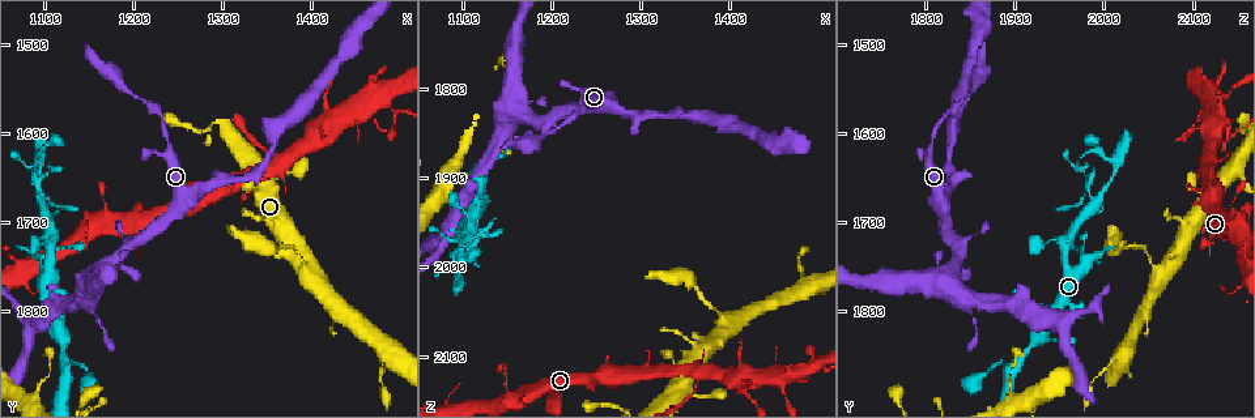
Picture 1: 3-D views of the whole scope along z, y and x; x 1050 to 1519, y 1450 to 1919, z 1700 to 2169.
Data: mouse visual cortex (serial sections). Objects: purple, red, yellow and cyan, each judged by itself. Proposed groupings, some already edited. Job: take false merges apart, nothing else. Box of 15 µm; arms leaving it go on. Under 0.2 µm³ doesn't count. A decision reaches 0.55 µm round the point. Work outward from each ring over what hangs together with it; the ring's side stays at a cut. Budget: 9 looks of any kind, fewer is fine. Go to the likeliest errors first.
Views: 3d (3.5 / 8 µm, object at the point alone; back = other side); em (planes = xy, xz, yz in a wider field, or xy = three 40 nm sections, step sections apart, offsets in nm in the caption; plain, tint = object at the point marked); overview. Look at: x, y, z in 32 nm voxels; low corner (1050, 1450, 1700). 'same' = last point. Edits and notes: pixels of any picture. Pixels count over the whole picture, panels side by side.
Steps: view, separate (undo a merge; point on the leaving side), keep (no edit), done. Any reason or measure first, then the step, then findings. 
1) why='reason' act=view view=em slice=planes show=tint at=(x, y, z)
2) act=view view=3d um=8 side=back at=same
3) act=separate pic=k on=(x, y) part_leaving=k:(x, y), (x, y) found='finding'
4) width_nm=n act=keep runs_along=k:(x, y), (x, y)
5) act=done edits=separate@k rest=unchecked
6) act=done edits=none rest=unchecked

act=view view=3d um=3.5 at=(1095, 1670, 1995)

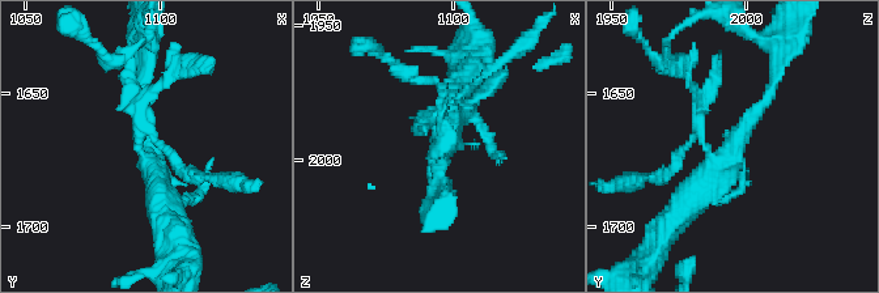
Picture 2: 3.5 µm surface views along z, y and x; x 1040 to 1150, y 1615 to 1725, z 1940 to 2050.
act=view view=em slice=xy step=3 show=tint at=(1096, 1670, 1995)

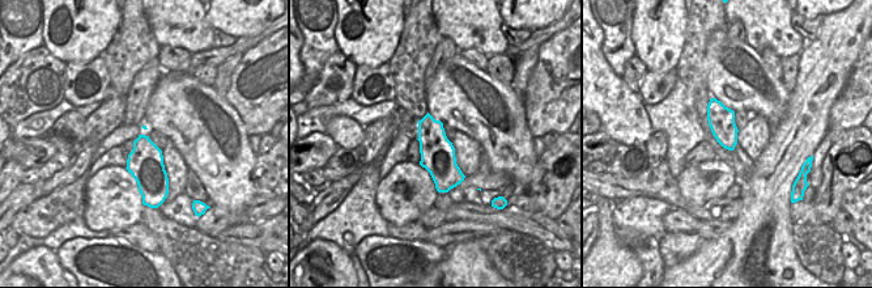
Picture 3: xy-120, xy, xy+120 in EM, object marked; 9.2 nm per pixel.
width_nm=320 act=keep runs_along=2:(680, 213), (727, 161), (777, 73) found='one cell here'

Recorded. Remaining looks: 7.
why='sharp bend' act=view view=3d um=3.5 side=back at=(1390, 1755, 2060)

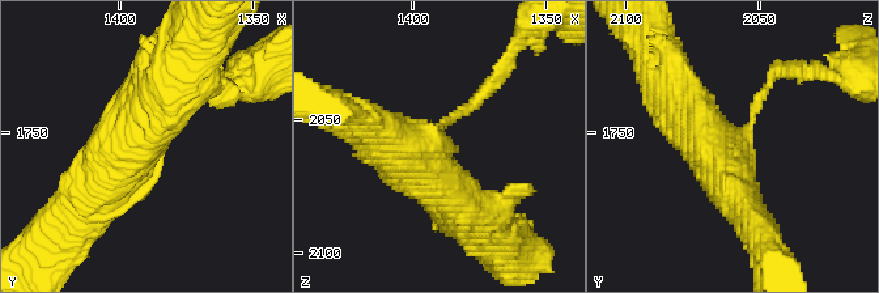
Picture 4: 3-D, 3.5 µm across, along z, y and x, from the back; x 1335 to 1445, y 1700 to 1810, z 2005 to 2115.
act=view view=em slice=planes show=tint at=same

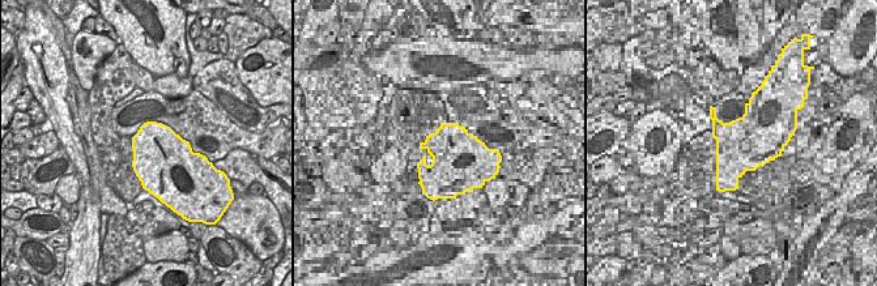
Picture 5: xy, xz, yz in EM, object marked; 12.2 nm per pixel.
arms=3 act=separate pic=4 on=(773, 69) part_leaving=4:(758, 102), (777, 71), (837, 79) found='a second cell is stuck on'

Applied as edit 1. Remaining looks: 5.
why='three-way junction' act=view view=em slice=xy step=5 show=tint at=(1370, 1635, 2115)

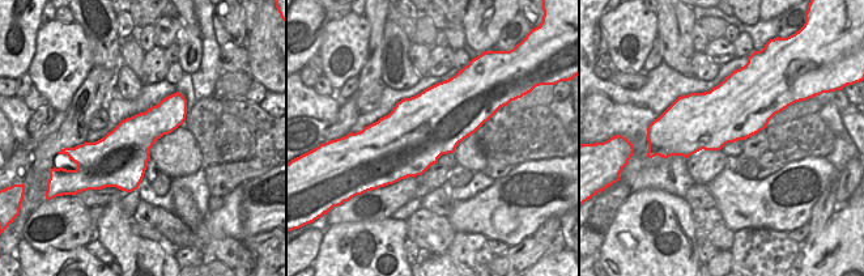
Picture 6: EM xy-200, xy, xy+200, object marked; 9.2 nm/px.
act=view view=3d um=3.5 side=back at=same

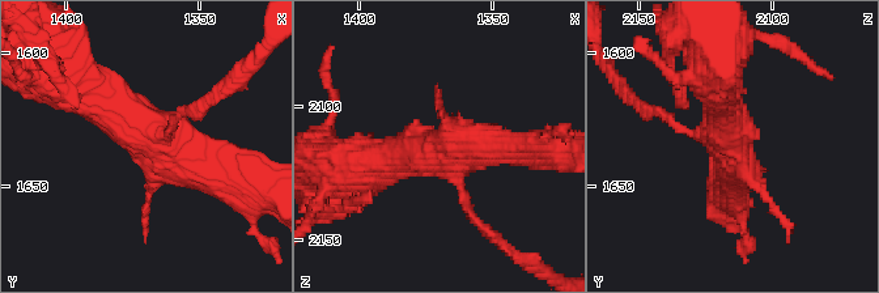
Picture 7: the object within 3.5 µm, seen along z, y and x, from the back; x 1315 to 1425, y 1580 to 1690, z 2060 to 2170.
act=keep runs_along=7:(238, 175), (202, 170), (85, 94) found='continuous, no second cell'

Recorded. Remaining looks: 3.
why='thin arm on a thick one' act=view view=3d um=3.5 at=(1460, 1560, 2130)

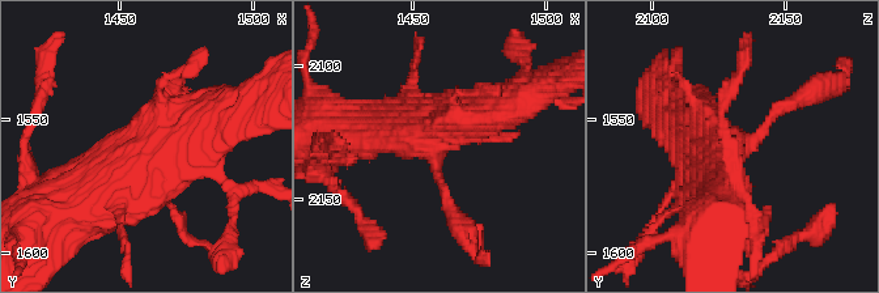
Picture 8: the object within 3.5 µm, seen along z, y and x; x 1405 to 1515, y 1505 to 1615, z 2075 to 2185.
act=view view=em slice=planes show=tint at=(1457, 1559, 2130)

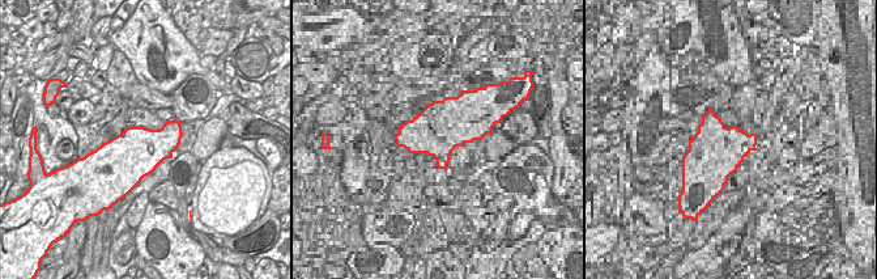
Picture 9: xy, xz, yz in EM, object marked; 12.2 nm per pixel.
width_nm=600 act=keep runs_along=8:(110, 187), (243, 102) found='one cell here'

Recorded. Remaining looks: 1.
act=done edits=separate@4 rest=unchecked

